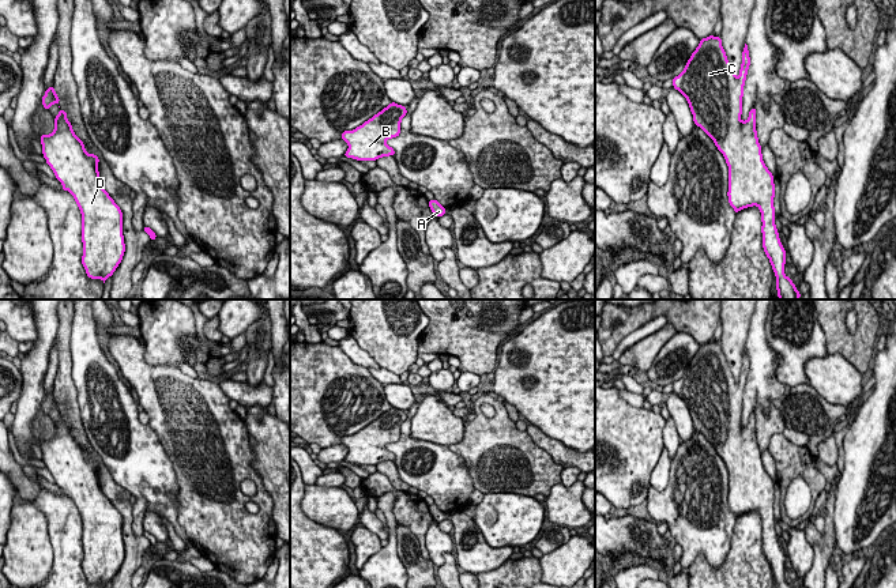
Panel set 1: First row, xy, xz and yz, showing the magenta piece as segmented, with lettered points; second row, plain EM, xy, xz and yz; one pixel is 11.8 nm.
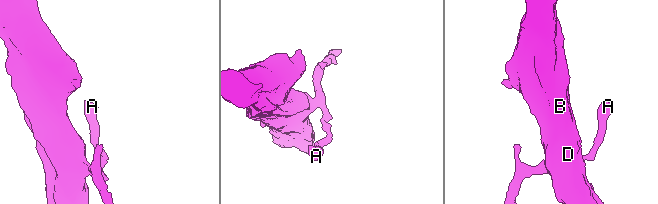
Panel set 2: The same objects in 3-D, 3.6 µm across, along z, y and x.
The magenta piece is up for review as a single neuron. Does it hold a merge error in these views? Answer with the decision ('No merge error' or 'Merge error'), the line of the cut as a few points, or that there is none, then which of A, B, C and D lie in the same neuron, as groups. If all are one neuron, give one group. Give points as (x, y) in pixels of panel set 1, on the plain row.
No merge error. No split. Groups: A B C D

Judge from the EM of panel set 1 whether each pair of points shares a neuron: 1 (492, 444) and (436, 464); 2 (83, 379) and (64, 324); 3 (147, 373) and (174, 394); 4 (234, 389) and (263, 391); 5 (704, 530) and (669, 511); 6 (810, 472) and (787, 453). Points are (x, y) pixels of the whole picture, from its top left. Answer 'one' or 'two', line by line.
1: two
2: two
3: one
4: one
5: one
6: one

